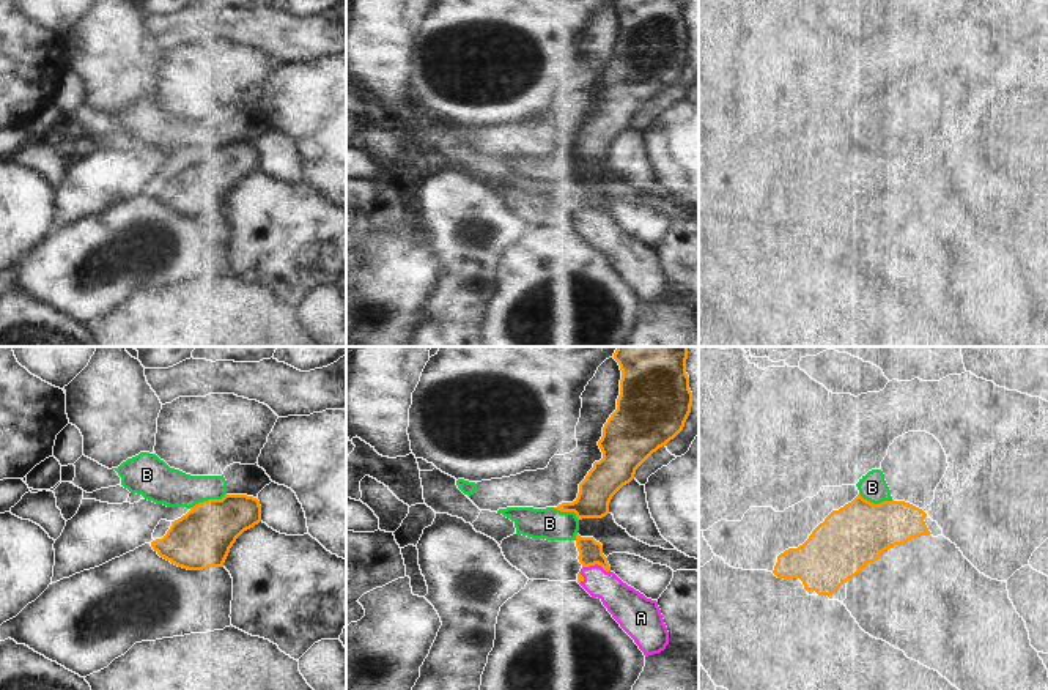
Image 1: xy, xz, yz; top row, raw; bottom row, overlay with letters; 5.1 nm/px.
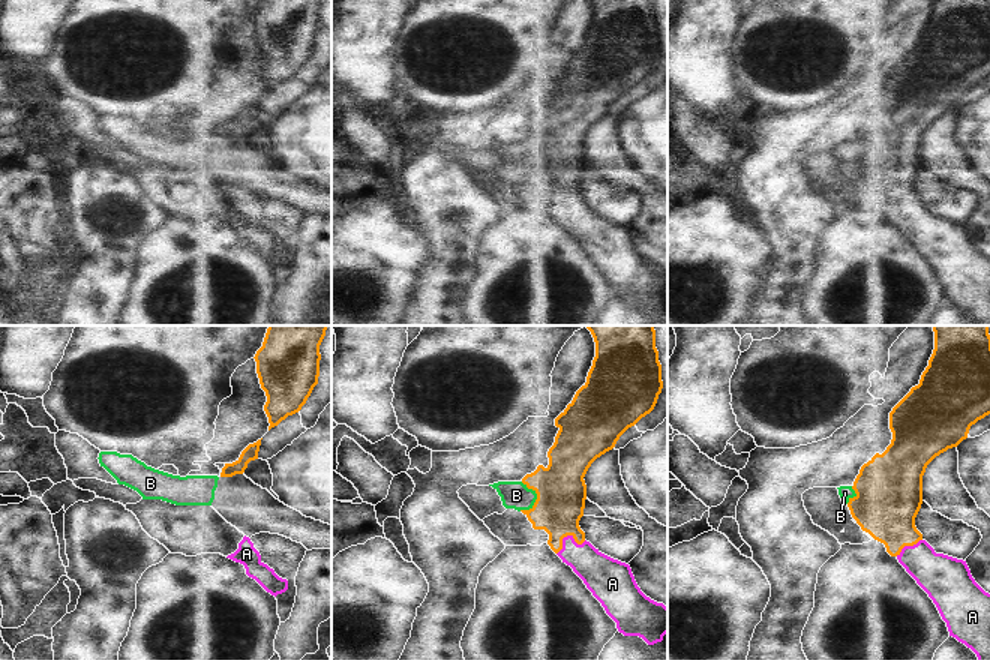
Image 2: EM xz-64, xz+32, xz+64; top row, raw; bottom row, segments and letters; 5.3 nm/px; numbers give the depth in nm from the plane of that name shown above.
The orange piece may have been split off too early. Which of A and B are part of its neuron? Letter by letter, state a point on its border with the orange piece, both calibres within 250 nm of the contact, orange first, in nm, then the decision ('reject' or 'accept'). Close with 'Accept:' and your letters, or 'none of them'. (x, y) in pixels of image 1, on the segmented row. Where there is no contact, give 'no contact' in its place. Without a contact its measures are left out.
A: xz (597, 563) | 130/180 nm | accept
B: xy (208, 500) | 300/190 nm | reject
Accept: A

